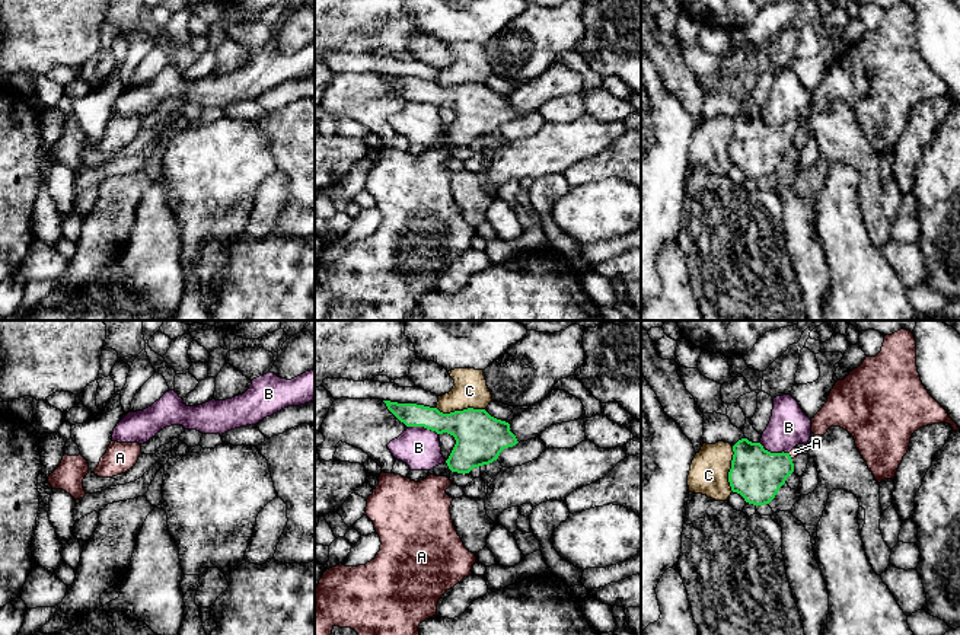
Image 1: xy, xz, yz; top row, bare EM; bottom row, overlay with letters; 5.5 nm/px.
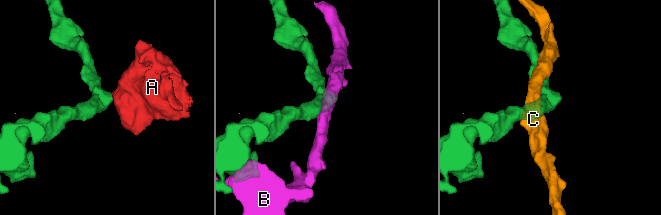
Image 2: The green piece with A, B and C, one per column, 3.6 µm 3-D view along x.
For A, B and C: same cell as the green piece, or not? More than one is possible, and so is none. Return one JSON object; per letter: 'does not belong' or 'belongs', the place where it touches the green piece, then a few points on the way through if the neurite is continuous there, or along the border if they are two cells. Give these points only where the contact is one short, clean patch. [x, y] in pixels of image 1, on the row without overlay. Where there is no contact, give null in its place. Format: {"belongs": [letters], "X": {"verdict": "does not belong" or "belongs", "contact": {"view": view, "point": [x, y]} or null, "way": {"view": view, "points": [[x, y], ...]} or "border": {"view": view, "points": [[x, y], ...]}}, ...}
{"belongs": ["A"], "A": {"verdict": "belongs", "contact": {"view": "yz", "point": [790, 130]}, "way": {"view": "yz", "points": [[756, 147], [768, 146], [790, 130], [794, 125]]}}, "B": {"verdict": "does not belong", "contact": {"view": "yz", "point": [774, 127]}}, "C": {"verdict": "does not belong", "contact": {"view": "xz", "point": [461, 85]}}}

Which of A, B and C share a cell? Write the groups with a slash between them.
A / B / C

